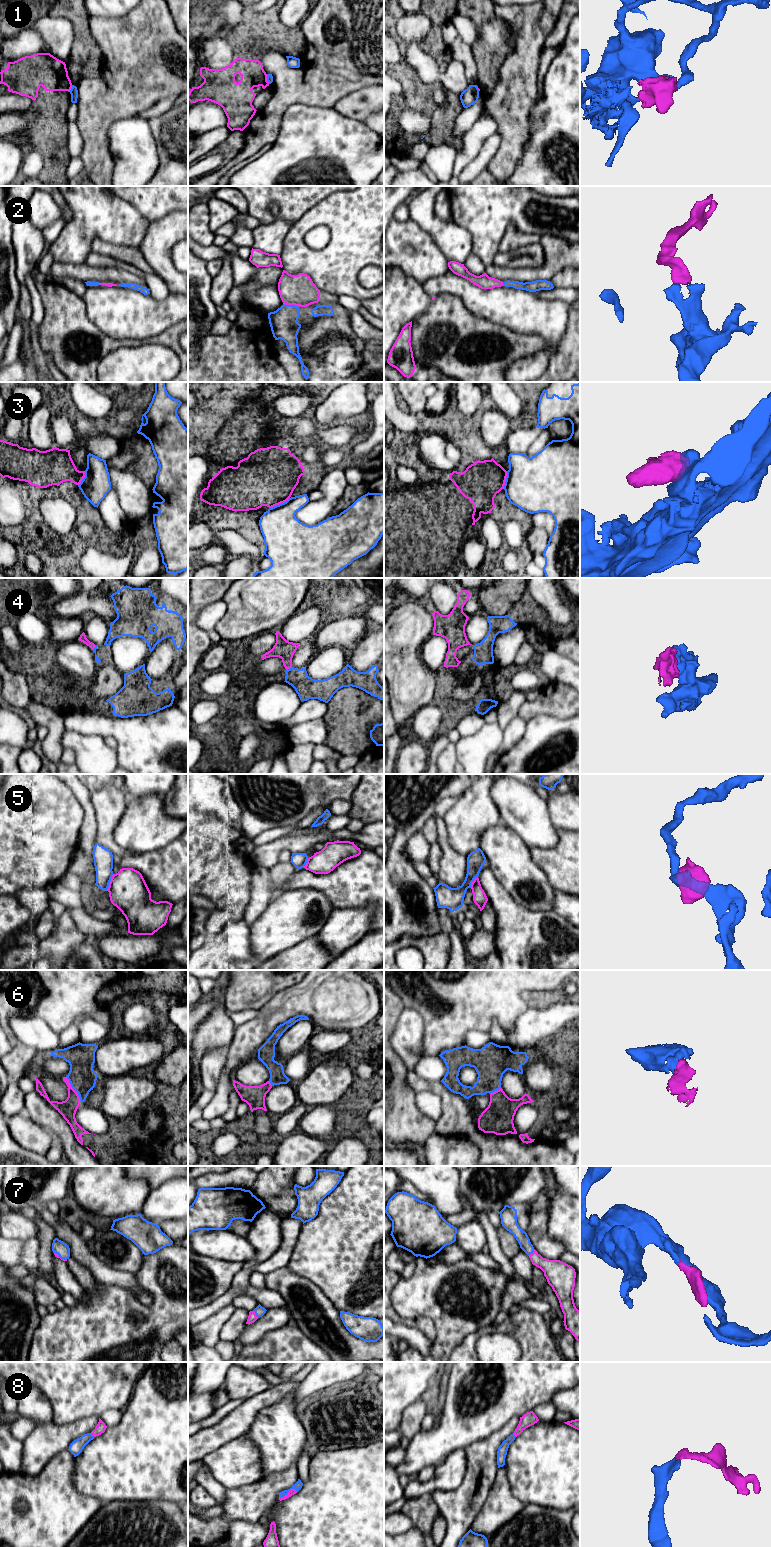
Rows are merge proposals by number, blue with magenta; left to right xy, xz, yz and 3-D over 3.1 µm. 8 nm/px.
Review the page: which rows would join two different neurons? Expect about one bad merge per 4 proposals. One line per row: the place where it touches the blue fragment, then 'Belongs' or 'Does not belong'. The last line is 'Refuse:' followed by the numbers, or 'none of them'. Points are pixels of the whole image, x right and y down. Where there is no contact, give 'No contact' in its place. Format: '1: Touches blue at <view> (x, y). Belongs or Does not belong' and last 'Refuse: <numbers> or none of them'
1: Touches blue at xy (71, 88). Does not belong
2: Touches blue at xz (290, 305). Belongs
3: Touches blue at xz (279, 504). Does not belong
4: Touches blue at xz (290, 668). Belongs
5: Touches blue at xy (109, 882). Does not belong
6: Touches blue at xy (73, 1088). Belongs
7: Touches blue at yz (531, 1253). Belongs
8: Touches blue at xz (288, 1491). Belongs
Refuse: 1, 3, 5

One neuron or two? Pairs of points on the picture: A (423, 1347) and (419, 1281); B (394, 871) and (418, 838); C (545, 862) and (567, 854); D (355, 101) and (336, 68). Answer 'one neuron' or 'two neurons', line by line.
A: two neurons
B: two neurons
C: one neuron
D: two neurons

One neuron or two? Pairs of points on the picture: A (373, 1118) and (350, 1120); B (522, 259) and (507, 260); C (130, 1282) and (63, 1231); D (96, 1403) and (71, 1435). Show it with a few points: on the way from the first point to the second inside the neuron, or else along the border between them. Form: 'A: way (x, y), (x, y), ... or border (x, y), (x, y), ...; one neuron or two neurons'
A: border (369, 1108), (366, 1114), (366, 1121), (373, 1131); two neurons
B: way (518, 259), (511, 259); one neuron
C: way (113, 1277), (105, 1275), (79, 1248); one neuron
D: border (98, 1417), (83, 1417), (63, 1425); two neurons

